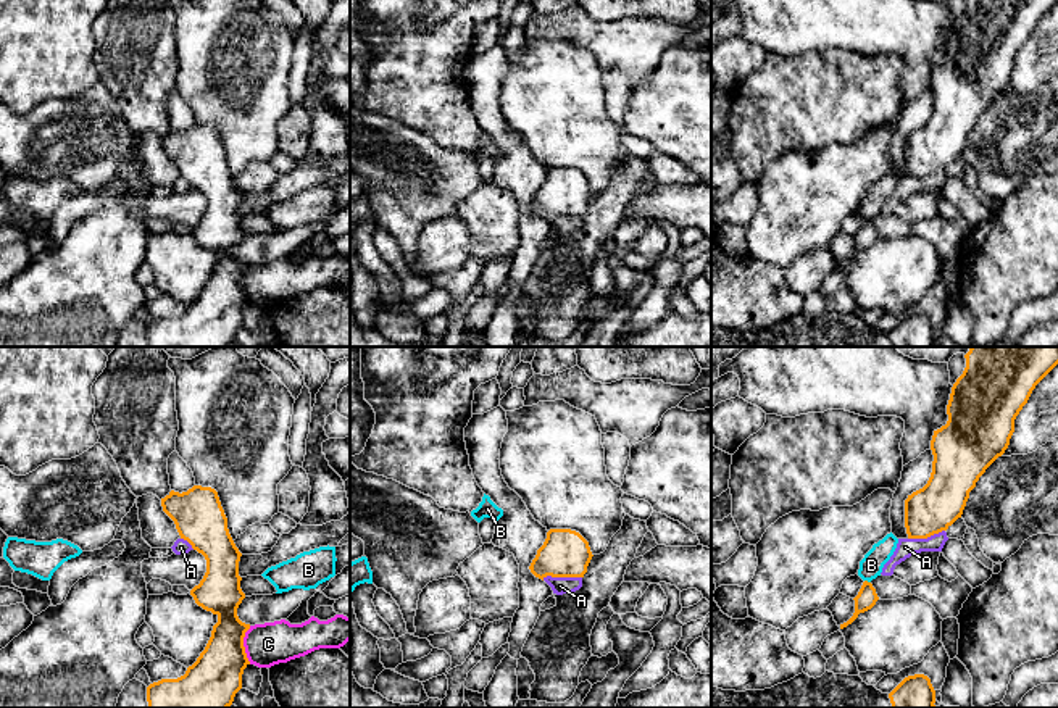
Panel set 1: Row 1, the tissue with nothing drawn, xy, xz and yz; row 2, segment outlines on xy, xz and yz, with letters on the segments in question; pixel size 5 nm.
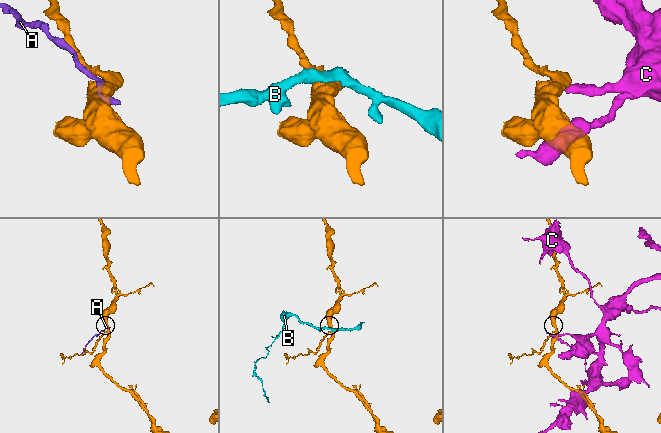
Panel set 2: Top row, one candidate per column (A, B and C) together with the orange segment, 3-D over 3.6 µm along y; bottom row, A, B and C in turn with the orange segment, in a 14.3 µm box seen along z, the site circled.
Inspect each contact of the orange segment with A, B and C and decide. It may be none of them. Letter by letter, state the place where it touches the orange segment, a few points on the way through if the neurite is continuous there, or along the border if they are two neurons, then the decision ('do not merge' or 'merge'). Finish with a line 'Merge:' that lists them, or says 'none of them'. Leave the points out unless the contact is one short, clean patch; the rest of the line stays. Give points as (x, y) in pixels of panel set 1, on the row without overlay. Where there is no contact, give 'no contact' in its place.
A: meets orange in xz at (562, 215); border along xz (581, 216), (545, 215), (542, 218); do not merge
B: meets orange in yz at (866, 220); do not merge
C: meets orange in xy at (242, 284); border along xy (250, 265), (244, 276), (244, 291), (249, 302); do not merge
Merge: none of them

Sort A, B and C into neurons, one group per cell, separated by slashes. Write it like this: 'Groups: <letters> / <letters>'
Groups: A / B / C

